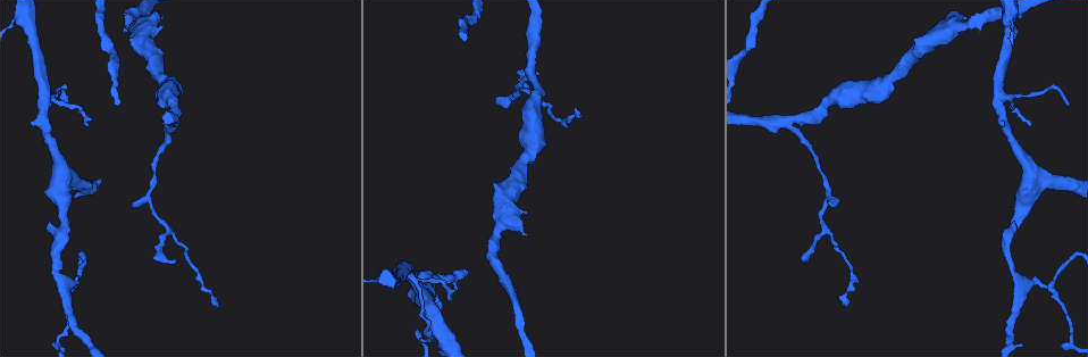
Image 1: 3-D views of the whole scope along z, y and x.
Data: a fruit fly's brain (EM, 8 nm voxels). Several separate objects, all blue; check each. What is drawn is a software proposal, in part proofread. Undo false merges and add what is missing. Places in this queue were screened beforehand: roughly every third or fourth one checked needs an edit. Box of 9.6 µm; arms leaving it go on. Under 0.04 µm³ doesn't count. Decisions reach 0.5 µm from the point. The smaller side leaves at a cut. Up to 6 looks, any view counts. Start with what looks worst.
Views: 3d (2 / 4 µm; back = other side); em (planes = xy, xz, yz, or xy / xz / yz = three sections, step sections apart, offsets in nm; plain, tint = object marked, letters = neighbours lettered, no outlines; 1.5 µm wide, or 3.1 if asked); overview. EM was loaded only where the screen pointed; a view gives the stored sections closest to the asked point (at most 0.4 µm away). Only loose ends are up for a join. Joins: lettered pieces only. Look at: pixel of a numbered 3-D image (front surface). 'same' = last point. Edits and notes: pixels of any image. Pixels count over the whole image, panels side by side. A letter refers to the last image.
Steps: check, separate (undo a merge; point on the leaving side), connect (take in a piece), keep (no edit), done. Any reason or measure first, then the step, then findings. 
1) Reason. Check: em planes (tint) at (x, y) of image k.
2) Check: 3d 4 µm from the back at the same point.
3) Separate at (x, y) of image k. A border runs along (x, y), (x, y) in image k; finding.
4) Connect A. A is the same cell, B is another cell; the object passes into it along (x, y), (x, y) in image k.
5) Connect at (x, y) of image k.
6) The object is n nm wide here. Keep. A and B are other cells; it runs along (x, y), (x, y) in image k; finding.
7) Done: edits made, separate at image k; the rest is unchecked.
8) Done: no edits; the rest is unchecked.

A fork. Check: 3d 4 µm at (76, 285) of image 1.

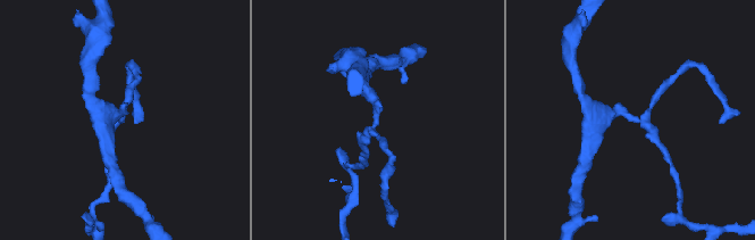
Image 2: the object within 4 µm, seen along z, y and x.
3 arms meet here. Check: em planes (letters) at (120, 120) of image 2.

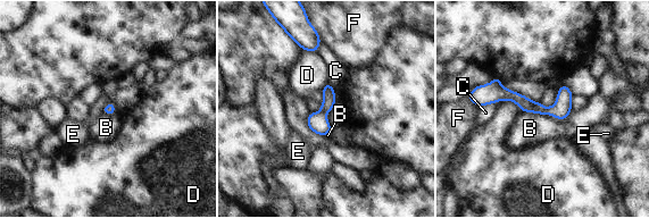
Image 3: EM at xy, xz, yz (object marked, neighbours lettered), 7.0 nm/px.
The longest contact is with B, 260 nm. Keep. B, C, D, E and F are other cells; a border runs along (572, 110), (564, 119), (535, 112) in image 3; one neuron here.

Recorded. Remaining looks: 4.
An open end. Check: 3d 2 µm at (218, 307) of image 1.

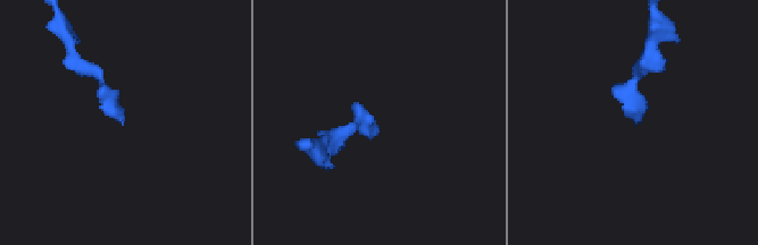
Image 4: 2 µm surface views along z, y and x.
Now the EM. Check: em xz step 4 (letters) at (376, 133) of image 4.

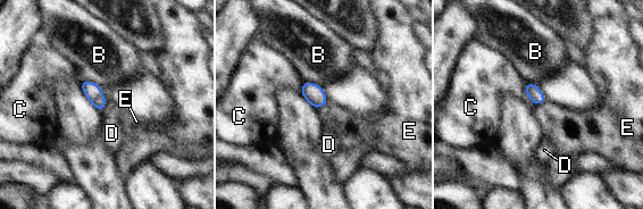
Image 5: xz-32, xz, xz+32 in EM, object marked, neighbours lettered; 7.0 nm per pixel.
Cut it another way. Check: em planes (letters) at the same point.

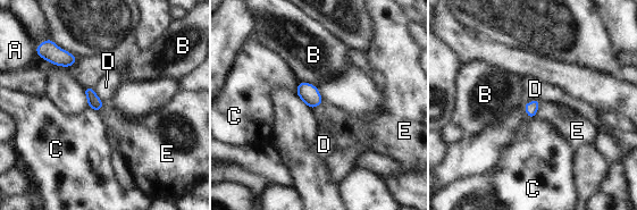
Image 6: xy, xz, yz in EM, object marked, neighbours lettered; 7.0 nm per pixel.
Keep. A, B, C, D and E are other cells; a border runs along (542, 102), (536, 116) in image 6; no lettered piece goes on from it.

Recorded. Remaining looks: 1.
Done: no edits; the rest is unchecked.

